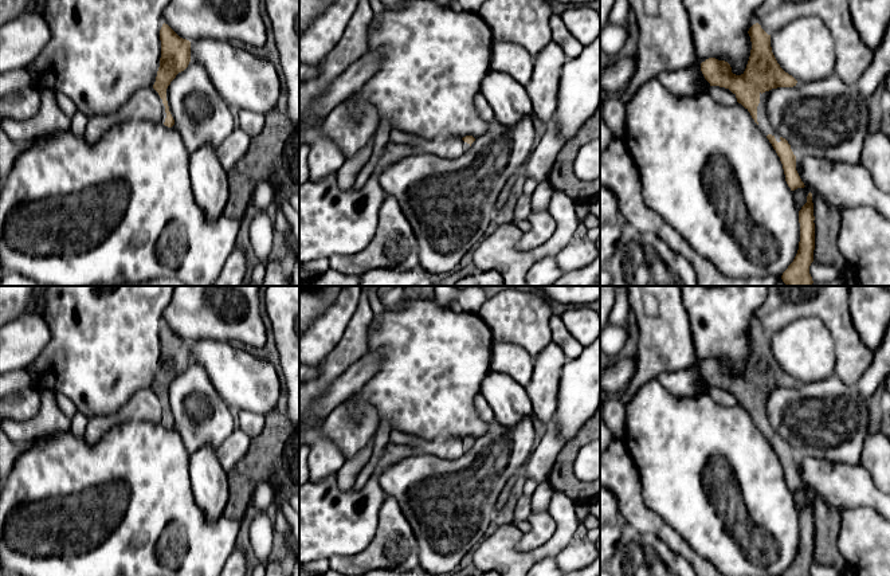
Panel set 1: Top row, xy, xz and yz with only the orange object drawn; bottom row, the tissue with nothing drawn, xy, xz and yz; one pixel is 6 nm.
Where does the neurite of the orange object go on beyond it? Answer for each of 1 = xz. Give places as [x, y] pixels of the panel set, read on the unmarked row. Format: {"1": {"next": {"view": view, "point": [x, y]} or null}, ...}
{"1": {"next": null}}

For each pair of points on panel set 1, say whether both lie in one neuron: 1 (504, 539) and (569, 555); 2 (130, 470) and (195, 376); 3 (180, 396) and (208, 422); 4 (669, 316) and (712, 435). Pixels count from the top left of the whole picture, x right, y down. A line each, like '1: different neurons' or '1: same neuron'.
1: different neurons
2: different neurons
3: same neuron
4: different neurons

